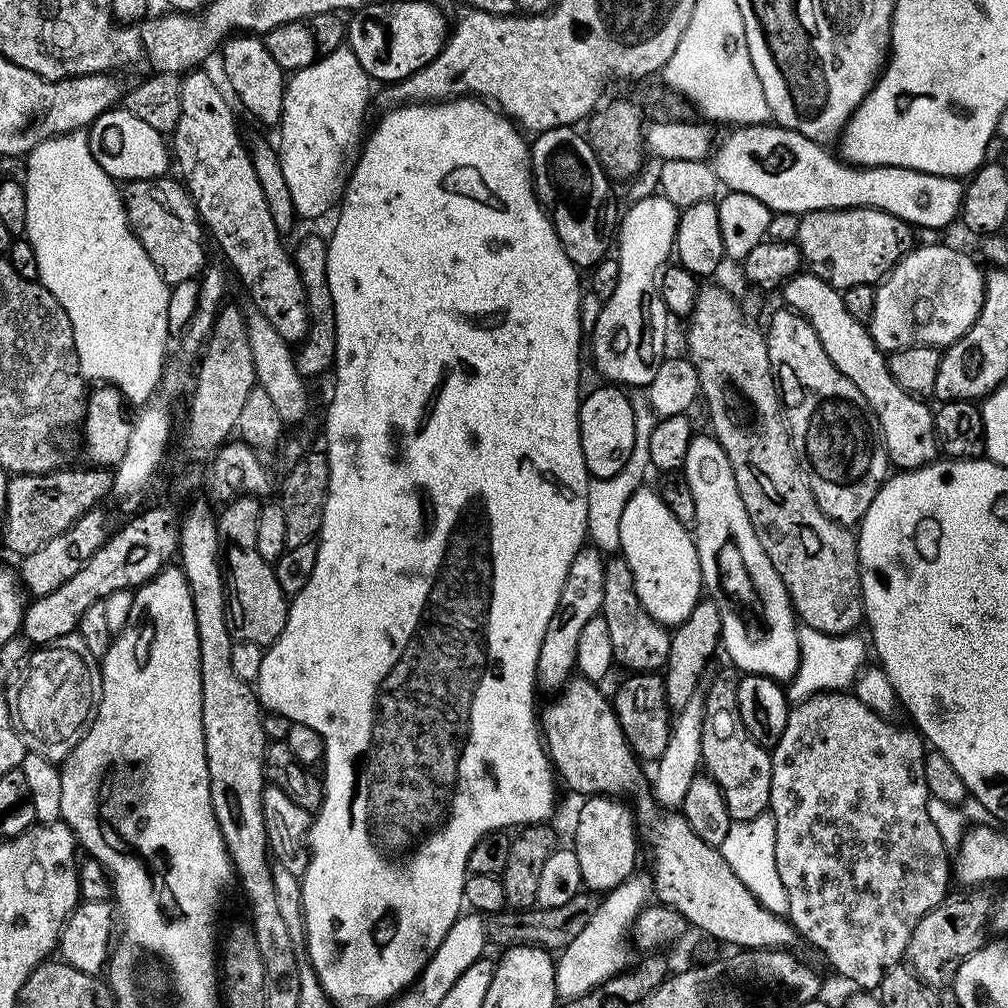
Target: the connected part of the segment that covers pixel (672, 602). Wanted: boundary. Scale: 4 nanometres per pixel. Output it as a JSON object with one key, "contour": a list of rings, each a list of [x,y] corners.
{"contour":[[[648,486],[637,489],[626,503],[620,526],[619,551],[634,574],[634,586],[642,606],[665,626],[675,626],[690,618],[690,610],[702,599],[700,563],[693,533],[670,514],[670,506],[662,502],[659,491],[651,492]]]}

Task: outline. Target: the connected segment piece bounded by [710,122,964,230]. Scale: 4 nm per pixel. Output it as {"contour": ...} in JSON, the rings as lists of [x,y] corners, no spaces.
{"contour":[[[775,122],[767,124],[750,124],[747,126],[736,126],[731,129],[732,133],[725,138],[724,141],[715,145],[714,151],[710,156],[712,169],[716,172],[717,181],[729,192],[741,192],[742,194],[750,194],[750,198],[758,198],[758,202],[762,202],[772,213],[777,212],[794,212],[803,214],[805,212],[821,212],[822,210],[830,210],[831,208],[877,208],[886,214],[894,214],[894,218],[905,220],[913,229],[919,228],[944,228],[951,220],[955,221],[960,214],[960,203],[964,197],[964,184],[955,176],[939,176],[938,174],[926,174],[922,170],[910,170],[902,166],[886,166],[880,164],[877,168],[867,166],[853,166],[843,159],[831,156],[827,152],[823,143],[806,138],[802,134],[798,134],[789,128],[781,128]]]}

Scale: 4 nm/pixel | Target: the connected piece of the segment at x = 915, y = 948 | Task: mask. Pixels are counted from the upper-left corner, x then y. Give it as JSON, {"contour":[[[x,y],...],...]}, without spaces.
{"contour":[[[960,890],[964,892],[949,891],[942,902],[938,902],[938,906],[934,906],[934,910],[927,912],[918,922],[918,926],[914,926],[914,934],[910,934],[910,942],[904,951],[904,960],[907,967],[911,968],[912,973],[922,982],[926,982],[931,988],[937,990],[955,985],[956,975],[962,966],[962,962],[966,962],[966,958],[970,958],[970,954],[974,954],[978,949],[983,948],[986,943],[984,931],[987,933],[990,928],[990,900],[988,904],[987,891],[984,890]]]}

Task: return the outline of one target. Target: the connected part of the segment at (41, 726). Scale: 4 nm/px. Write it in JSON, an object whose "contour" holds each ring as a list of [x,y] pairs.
{"contour":[[[79,634],[63,636],[54,642],[37,647],[36,652],[27,657],[28,673],[20,686],[17,696],[14,696],[14,714],[18,719],[19,727],[31,740],[37,740],[39,747],[47,760],[63,762],[70,750],[82,742],[82,738],[90,730],[96,717],[96,711],[102,698],[102,674],[100,673],[100,660],[90,652]]]}

